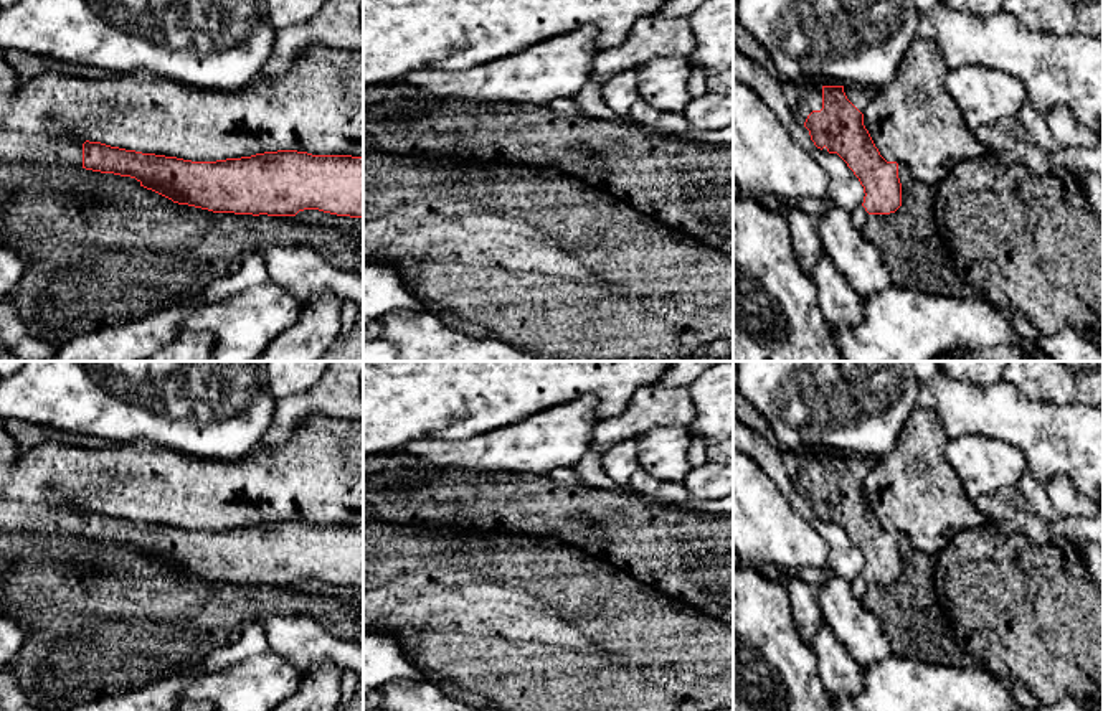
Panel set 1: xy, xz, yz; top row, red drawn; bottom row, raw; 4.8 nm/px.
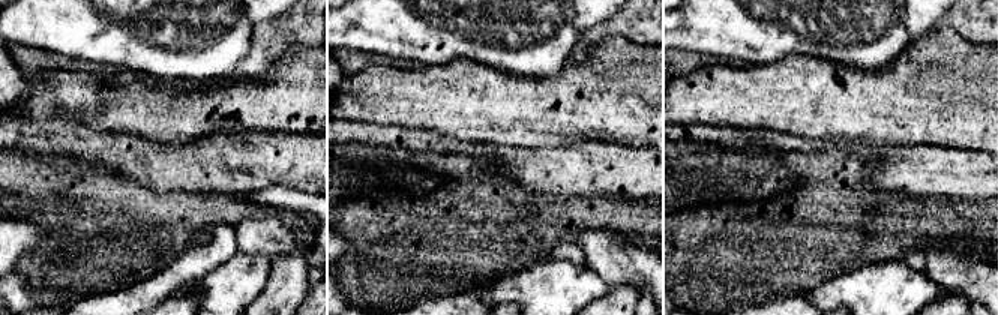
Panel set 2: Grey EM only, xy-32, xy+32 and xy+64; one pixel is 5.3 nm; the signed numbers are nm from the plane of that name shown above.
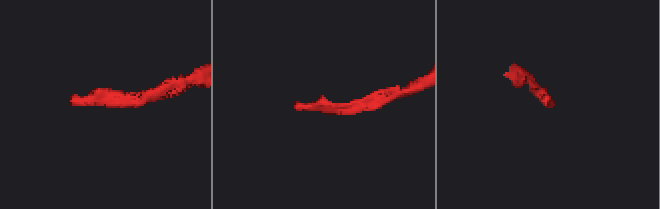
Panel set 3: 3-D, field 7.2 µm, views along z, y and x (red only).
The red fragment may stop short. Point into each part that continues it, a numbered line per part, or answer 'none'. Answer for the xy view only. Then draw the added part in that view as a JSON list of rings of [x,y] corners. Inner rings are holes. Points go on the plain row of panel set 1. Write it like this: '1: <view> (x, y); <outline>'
1: xy (15, 515); [[[0,495],[0,531],[83,536],[83,513],[74,505],[28,503]]]

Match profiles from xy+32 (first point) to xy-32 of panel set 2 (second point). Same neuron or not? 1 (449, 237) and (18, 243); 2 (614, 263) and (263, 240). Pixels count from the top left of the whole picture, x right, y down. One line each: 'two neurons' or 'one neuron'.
1: two neurons
2: one neuron

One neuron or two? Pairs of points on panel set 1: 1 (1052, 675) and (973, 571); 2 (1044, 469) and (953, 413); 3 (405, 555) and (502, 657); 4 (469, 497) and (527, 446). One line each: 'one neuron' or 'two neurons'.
1: one neuron
2: one neuron
3: one neuron
4: two neurons

